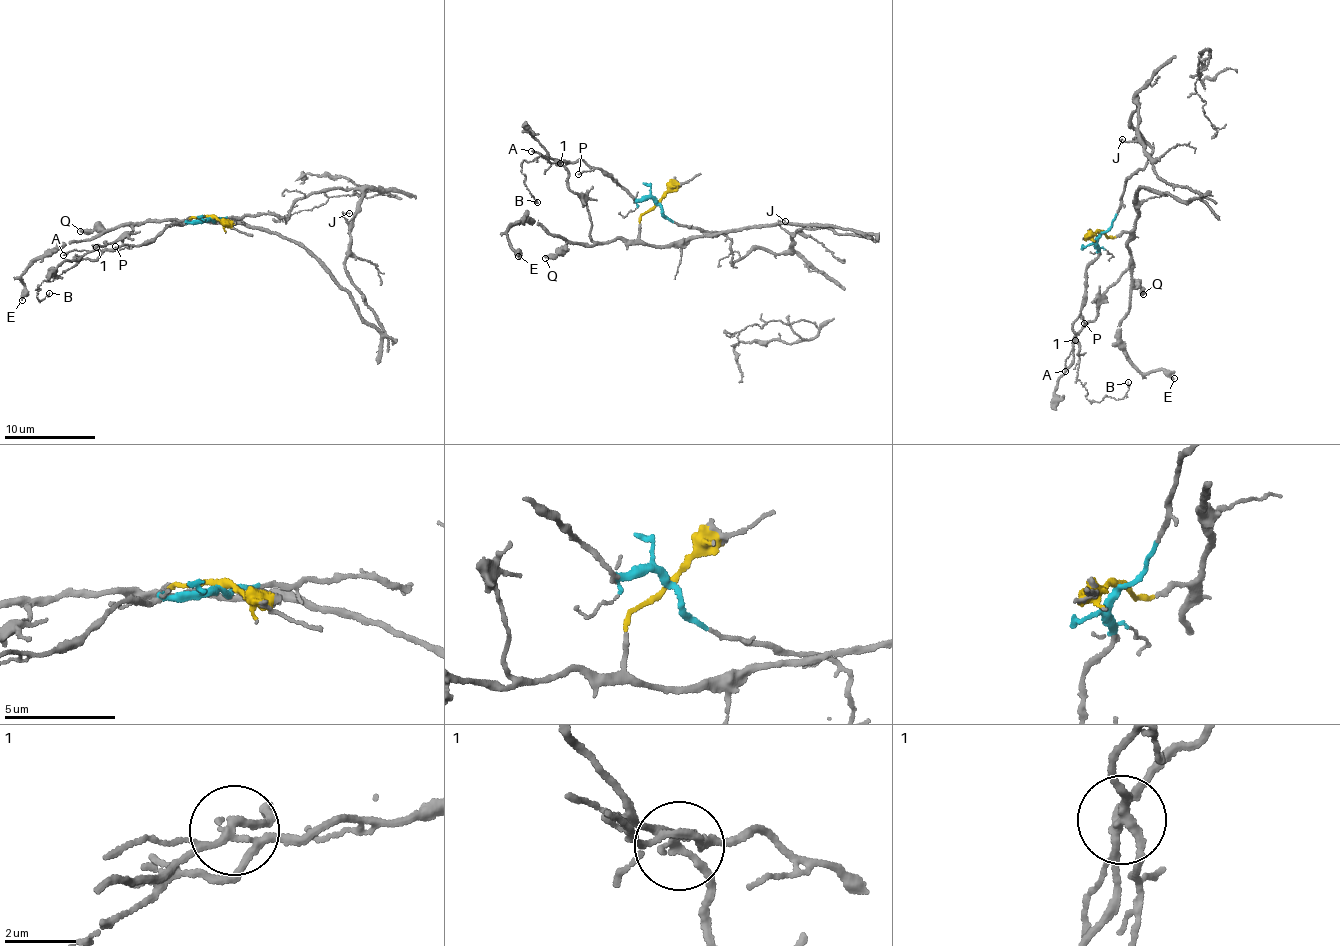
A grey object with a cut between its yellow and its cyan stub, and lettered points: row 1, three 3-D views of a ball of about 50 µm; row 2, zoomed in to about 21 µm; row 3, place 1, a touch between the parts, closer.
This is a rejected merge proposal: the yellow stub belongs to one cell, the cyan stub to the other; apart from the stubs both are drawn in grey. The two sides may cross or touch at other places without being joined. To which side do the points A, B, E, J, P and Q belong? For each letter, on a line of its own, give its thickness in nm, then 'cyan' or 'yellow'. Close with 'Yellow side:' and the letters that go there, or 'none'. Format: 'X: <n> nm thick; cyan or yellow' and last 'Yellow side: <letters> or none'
A: 140 nm thick; yellow
B: 130 nm thick; cyan
E: 340 nm thick; yellow
J: 100 nm thick; cyan
P: 100 nm thick; cyan
Q: 360 nm thick; yellow
Yellow side: A, E, Q

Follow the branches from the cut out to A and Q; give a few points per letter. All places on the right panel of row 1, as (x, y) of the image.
A: (1099, 231), (1110, 236), (1129, 233), (1126, 243), (1129, 263), (1105, 291), (1098, 314), (1076, 337), (1064, 371)
Q: (1099, 231), (1110, 236), (1129, 233), (1131, 282), (1143, 295)

